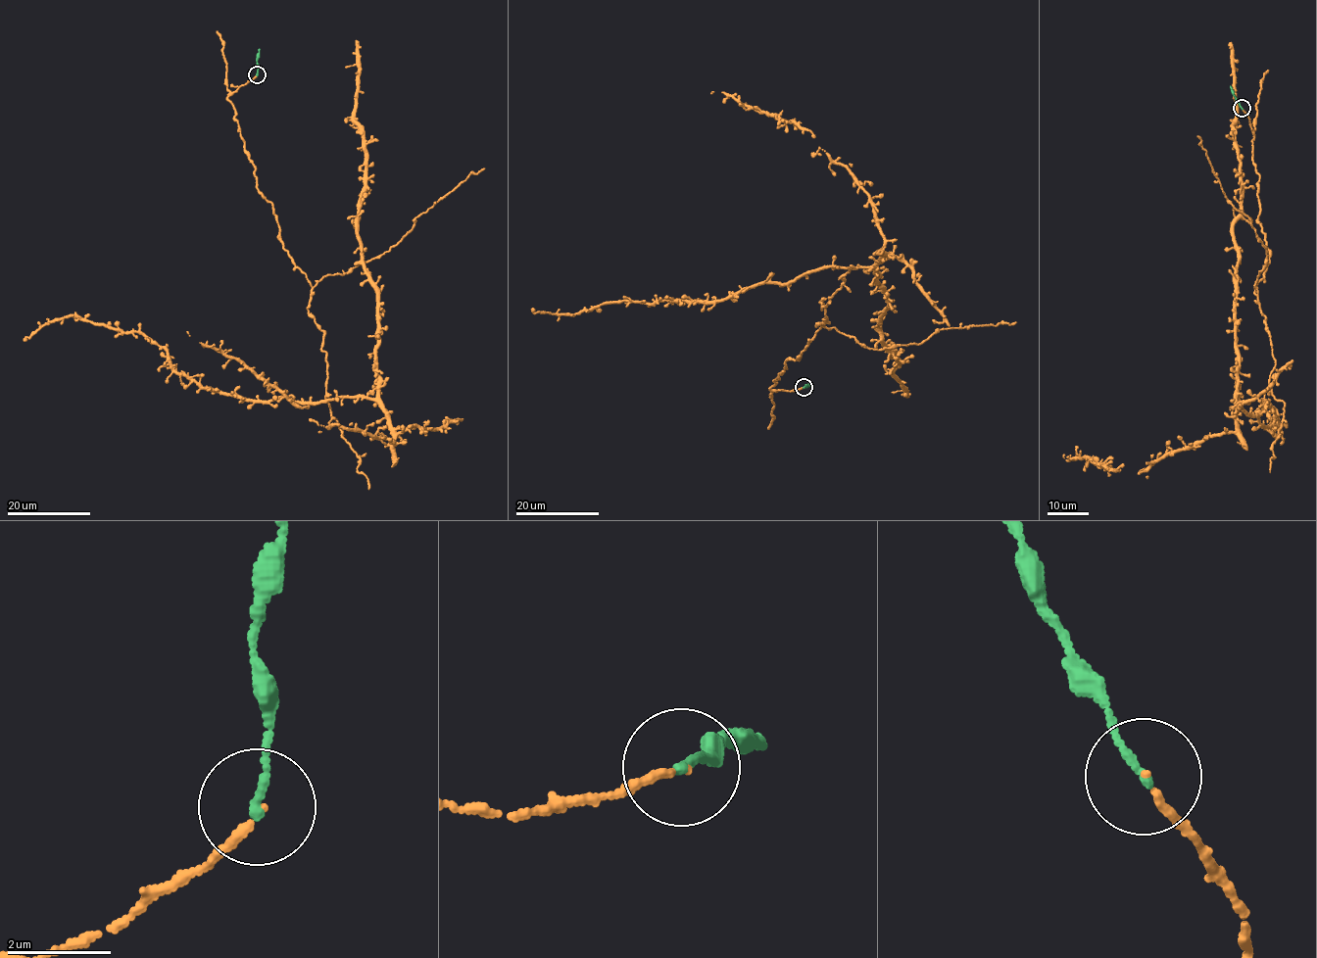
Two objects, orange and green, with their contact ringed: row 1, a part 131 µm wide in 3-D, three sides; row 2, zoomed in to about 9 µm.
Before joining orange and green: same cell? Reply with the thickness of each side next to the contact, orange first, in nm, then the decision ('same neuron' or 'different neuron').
110/160 nm | different neuron

